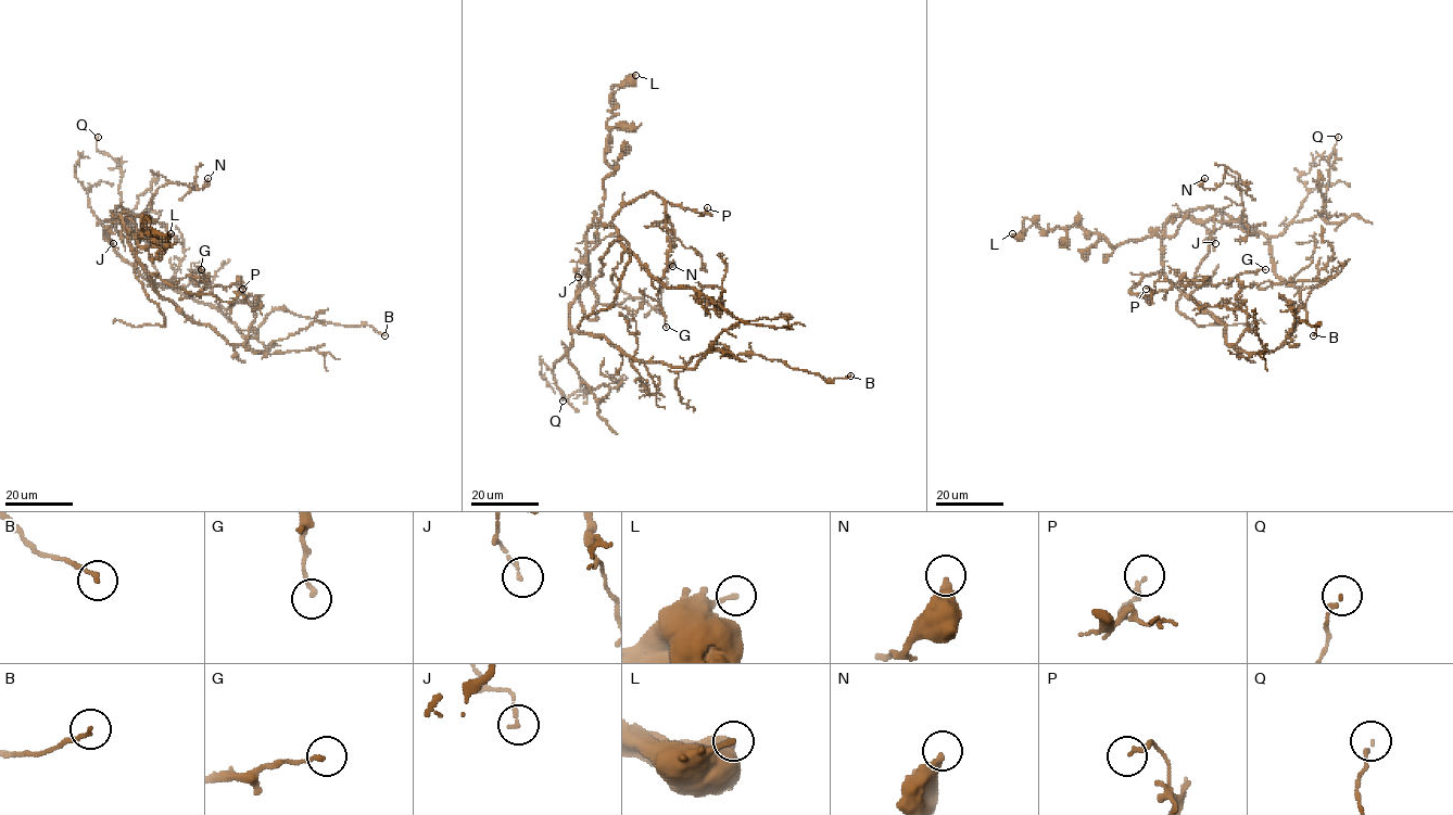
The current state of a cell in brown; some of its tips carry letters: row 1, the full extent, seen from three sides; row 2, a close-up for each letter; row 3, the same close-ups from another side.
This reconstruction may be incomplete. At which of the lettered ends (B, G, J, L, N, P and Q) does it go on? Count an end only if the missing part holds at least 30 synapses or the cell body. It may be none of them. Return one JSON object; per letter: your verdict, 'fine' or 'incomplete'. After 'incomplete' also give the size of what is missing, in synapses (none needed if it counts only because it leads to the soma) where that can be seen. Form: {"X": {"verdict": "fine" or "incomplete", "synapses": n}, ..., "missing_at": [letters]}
{"B": {"verdict": "fine"}, "G": {"verdict": "fine"}, "J": {"verdict": "fine"}, "L": {"verdict": "fine"}, "N": {"verdict": "fine"}, "P": {"verdict": "fine"}, "Q": {"verdict": "fine"}, "missing_at": []}

